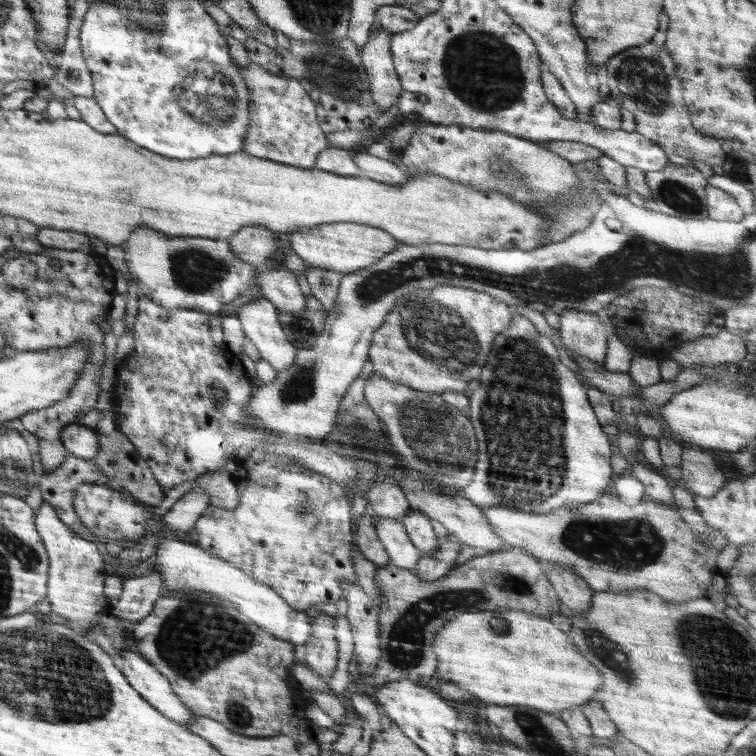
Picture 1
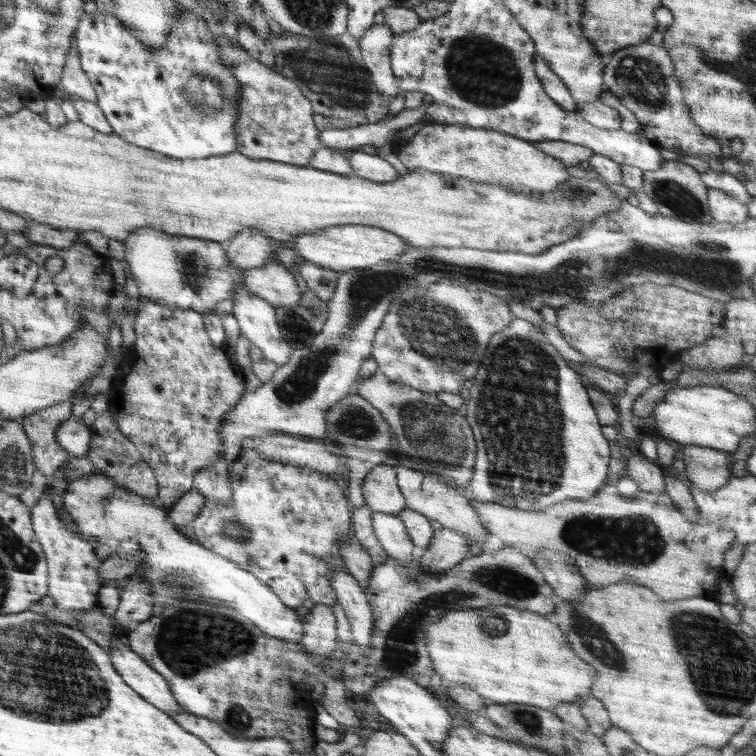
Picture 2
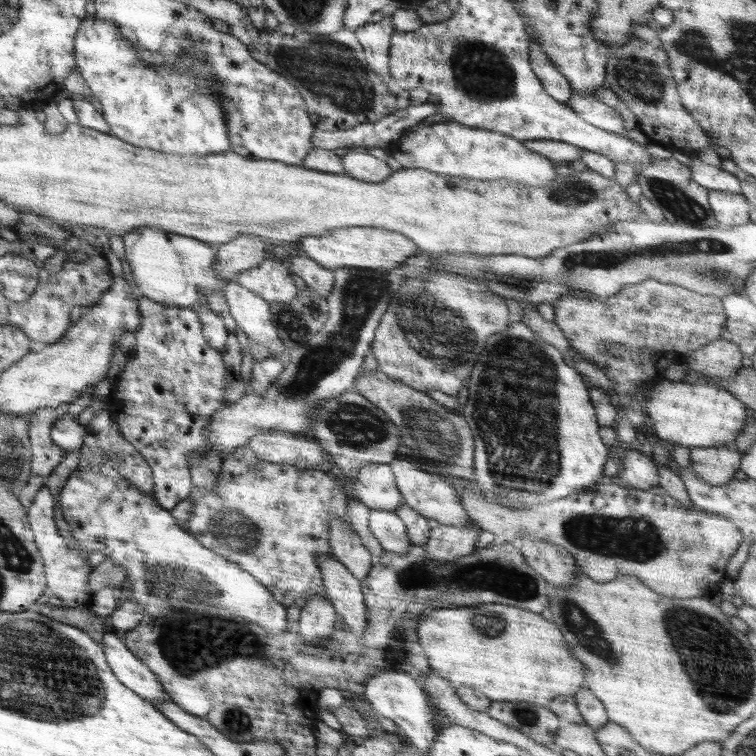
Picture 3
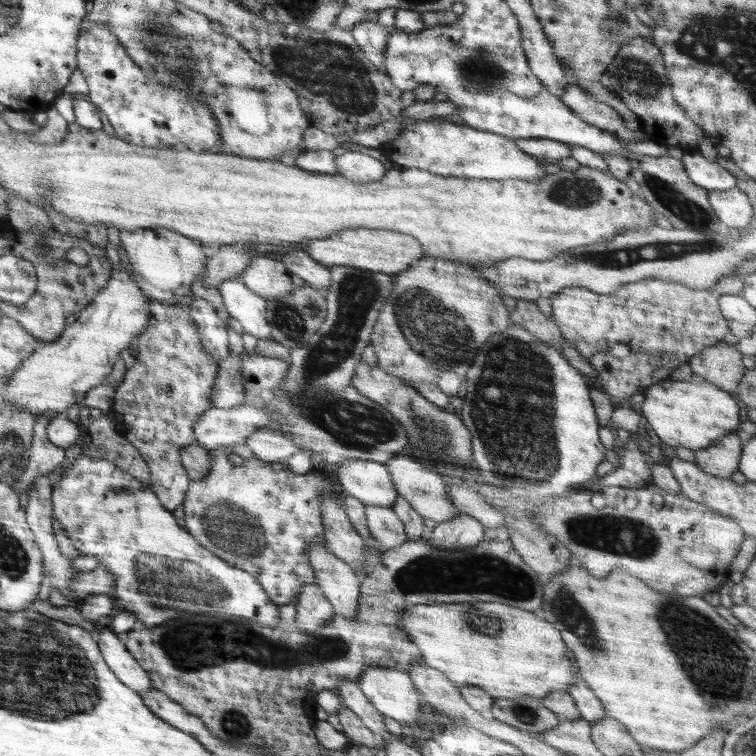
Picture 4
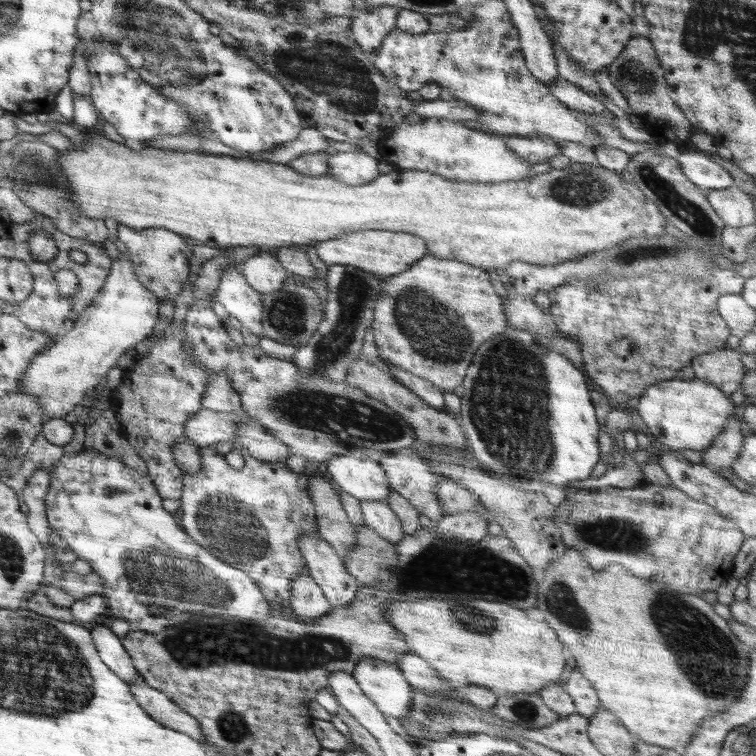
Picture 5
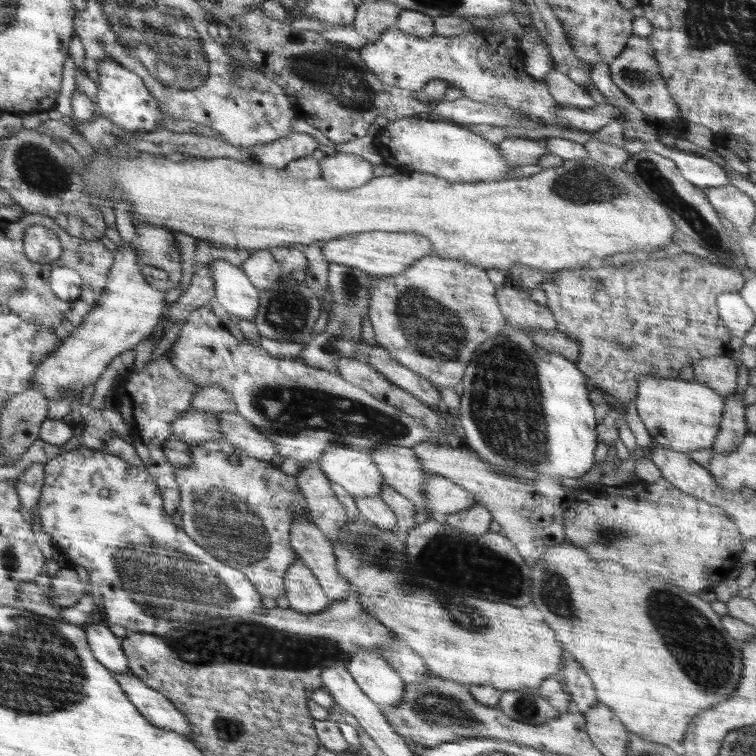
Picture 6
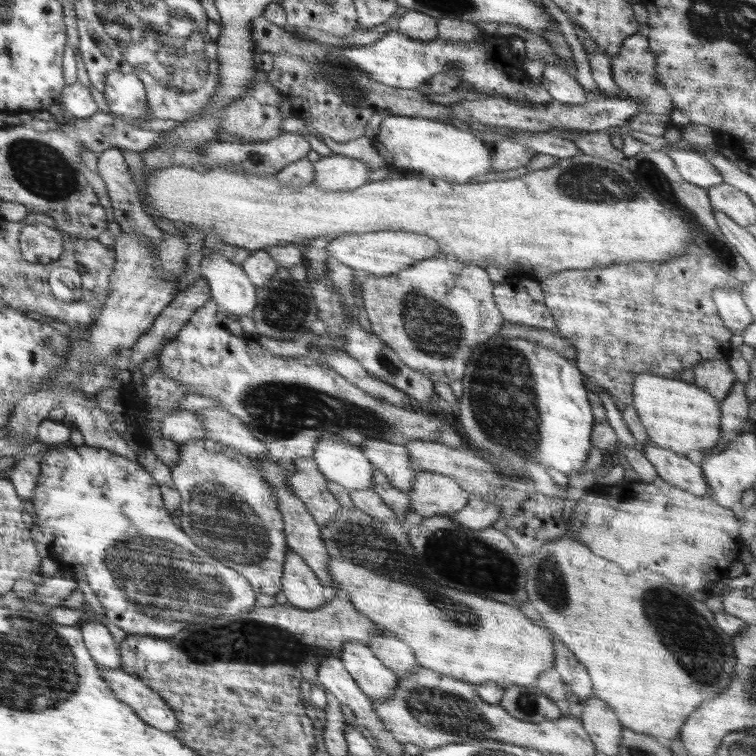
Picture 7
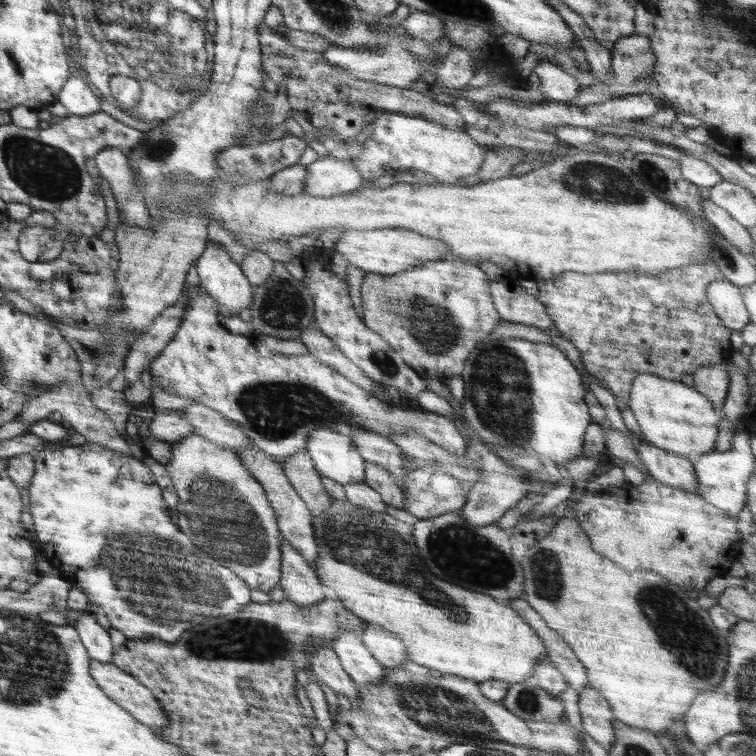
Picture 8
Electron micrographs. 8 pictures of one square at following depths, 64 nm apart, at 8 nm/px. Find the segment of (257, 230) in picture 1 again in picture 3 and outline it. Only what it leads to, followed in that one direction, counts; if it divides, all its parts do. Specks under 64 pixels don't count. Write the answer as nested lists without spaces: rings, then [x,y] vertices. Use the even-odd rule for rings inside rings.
[[[242,233],[234,240],[220,245],[214,264],[217,276],[232,281],[238,274],[256,268],[266,260],[266,244],[267,241],[256,235]]]

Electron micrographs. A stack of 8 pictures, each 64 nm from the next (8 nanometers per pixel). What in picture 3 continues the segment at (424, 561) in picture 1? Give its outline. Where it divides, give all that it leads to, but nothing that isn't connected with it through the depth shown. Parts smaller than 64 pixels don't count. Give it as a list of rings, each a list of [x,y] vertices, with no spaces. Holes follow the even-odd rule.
[[[439,524],[431,528],[429,540],[424,546],[426,556],[432,562],[444,564],[475,552],[475,543],[479,538],[480,528],[476,524],[468,526],[450,526]]]

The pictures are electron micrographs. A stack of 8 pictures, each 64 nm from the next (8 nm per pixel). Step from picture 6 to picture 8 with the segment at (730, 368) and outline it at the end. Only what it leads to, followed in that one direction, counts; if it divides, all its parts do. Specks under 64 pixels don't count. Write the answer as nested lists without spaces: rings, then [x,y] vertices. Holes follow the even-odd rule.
[[[727,362],[700,367],[693,374],[694,389],[712,401],[714,408],[721,411],[730,384]]]

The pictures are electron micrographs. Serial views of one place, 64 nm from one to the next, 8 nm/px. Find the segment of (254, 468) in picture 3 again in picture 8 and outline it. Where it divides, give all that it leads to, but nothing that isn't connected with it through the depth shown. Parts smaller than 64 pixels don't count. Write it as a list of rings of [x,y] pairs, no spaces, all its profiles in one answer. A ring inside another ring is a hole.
[[[190,434],[172,443],[170,454],[170,462],[165,468],[178,494],[176,510],[179,530],[218,564],[234,571],[252,590],[269,593],[279,586],[283,537],[279,532],[278,520],[274,508],[270,507],[266,491],[242,465],[236,450],[220,446],[203,436]]]

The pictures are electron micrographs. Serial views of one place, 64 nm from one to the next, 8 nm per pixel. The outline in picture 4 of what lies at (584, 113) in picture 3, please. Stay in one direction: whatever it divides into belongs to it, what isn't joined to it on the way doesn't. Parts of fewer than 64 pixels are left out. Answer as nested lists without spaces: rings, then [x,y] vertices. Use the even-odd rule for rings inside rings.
[[[569,83],[564,88],[560,100],[588,124],[609,131],[619,139],[630,143],[647,141],[642,131],[629,130],[618,112],[615,112],[611,106],[598,102],[577,84]]]

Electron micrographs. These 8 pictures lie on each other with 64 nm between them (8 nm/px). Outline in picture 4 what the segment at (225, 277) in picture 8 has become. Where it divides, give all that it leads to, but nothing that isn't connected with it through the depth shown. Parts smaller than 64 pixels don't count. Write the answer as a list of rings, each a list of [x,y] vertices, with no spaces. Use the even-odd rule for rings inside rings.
[[[240,278],[227,279],[218,286],[223,306],[230,317],[243,328],[243,332],[257,339],[274,340],[266,321],[266,299],[252,292]]]

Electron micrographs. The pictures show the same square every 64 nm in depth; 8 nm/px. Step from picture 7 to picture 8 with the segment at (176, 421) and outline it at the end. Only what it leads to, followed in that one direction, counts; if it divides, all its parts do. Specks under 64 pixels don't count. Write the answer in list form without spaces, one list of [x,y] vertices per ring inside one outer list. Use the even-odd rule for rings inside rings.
[[[179,411],[165,413],[144,414],[148,420],[150,433],[158,440],[176,443],[190,434],[194,434],[194,425],[188,422],[186,415]]]

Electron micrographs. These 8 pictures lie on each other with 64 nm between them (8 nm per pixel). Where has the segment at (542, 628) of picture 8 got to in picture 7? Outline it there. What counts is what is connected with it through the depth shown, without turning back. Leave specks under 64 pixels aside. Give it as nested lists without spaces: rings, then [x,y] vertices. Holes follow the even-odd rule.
[[[550,631],[550,635],[552,635],[552,643],[554,643],[554,653],[556,653],[554,668],[560,673],[570,692],[578,696],[580,703],[588,700],[594,694],[592,681],[589,674],[586,674],[586,668],[572,656],[573,652],[566,648],[566,644],[560,641],[556,634]]]

